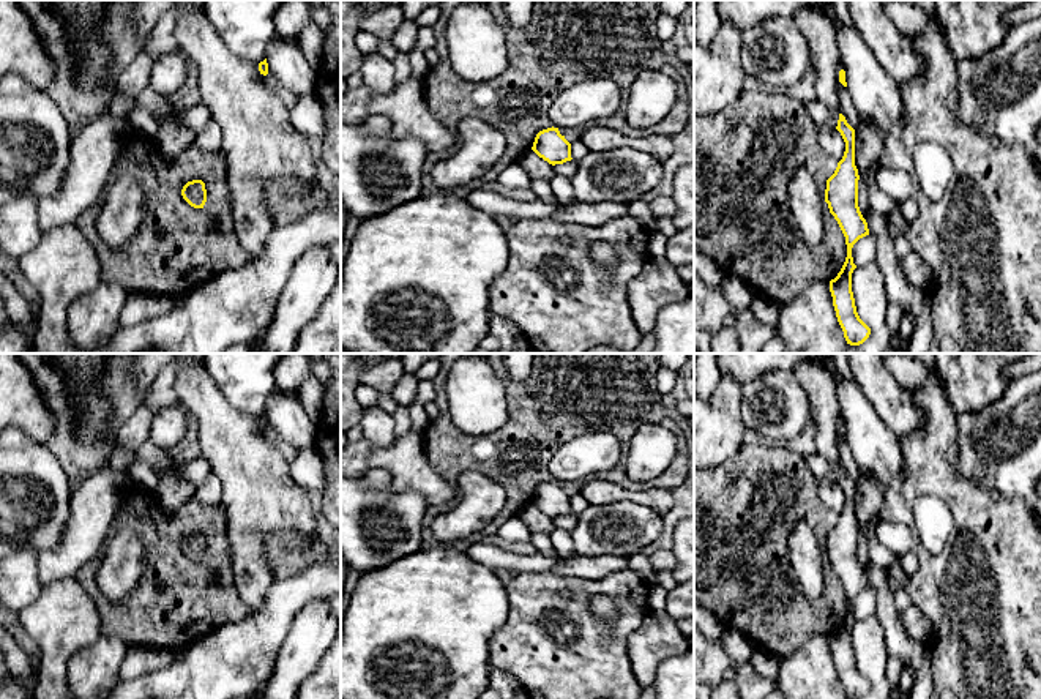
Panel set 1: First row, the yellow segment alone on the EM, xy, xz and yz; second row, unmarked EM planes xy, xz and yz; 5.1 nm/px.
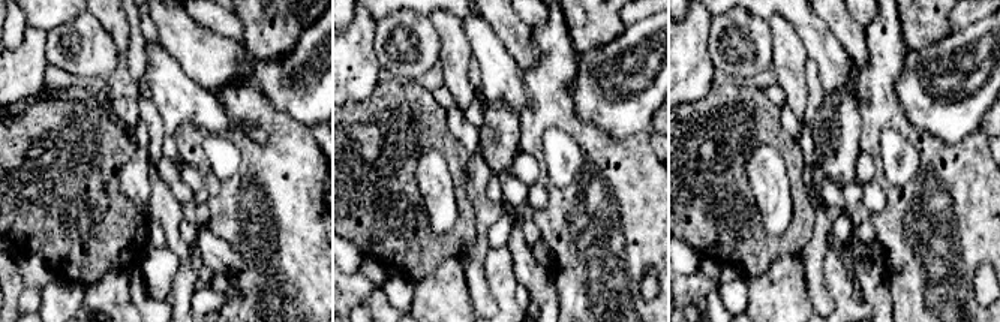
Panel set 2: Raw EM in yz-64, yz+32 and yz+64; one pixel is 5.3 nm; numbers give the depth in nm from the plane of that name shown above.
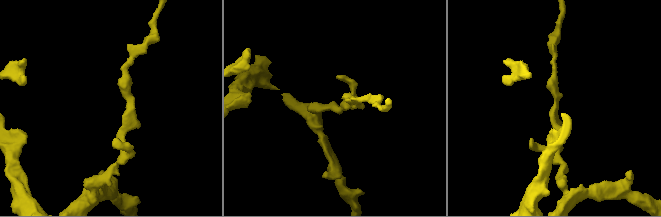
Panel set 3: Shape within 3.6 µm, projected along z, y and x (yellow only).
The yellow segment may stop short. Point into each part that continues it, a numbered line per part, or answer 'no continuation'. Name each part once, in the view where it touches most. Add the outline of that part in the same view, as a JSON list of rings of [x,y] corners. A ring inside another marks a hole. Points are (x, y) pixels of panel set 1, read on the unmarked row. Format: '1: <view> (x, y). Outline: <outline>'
no continuation

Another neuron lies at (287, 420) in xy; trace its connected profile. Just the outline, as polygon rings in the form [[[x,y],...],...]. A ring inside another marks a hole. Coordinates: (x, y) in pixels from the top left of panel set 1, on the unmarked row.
[[[274,387],[267,404],[268,428],[278,440],[297,451],[314,445],[315,424],[308,417],[298,390]]]

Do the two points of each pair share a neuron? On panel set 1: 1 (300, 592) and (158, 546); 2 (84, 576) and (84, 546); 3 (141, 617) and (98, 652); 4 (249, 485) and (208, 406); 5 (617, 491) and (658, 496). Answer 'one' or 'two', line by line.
1: two
2: two
3: two
4: one
5: one

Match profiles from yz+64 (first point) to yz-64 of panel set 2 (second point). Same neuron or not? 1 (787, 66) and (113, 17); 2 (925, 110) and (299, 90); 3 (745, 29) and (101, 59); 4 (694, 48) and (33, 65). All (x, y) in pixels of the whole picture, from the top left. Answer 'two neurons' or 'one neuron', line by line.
1: one neuron
2: one neuron
3: one neuron
4: one neuron

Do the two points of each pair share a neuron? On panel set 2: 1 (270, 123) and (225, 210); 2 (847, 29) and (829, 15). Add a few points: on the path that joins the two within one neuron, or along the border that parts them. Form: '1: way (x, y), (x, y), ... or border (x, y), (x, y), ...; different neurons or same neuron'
1: way (273, 146), (273, 152), (249, 175), (248, 189); same neuron
2: way (843, 24), (834, 15); same neuron

